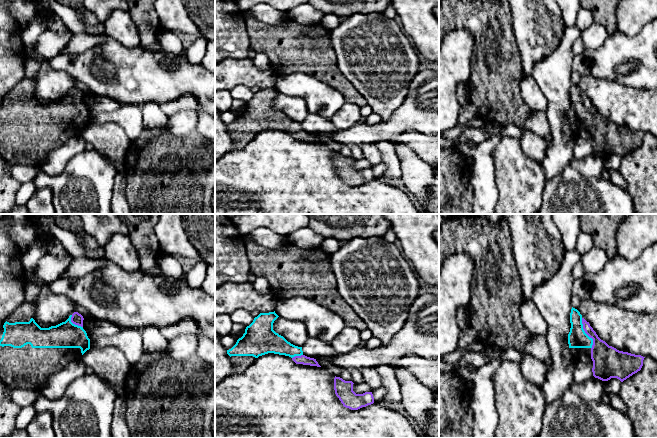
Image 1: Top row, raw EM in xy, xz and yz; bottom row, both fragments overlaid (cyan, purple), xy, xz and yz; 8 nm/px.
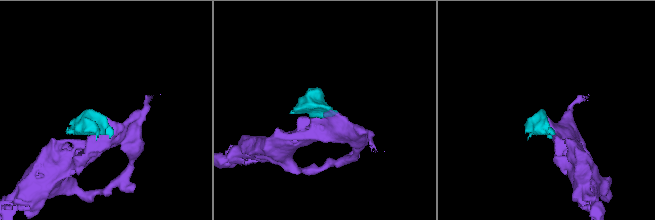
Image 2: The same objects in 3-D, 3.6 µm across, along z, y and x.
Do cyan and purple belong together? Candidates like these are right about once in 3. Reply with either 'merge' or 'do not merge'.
merge

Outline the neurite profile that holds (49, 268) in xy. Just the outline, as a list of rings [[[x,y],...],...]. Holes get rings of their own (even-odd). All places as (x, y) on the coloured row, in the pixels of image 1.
[[[46,253],[36,266],[36,276],[46,283],[57,280],[67,271],[72,261],[72,257],[58,258]]]

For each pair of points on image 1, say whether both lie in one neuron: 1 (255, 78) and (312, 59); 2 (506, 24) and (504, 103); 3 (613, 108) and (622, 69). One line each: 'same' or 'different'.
1: different
2: same
3: different

